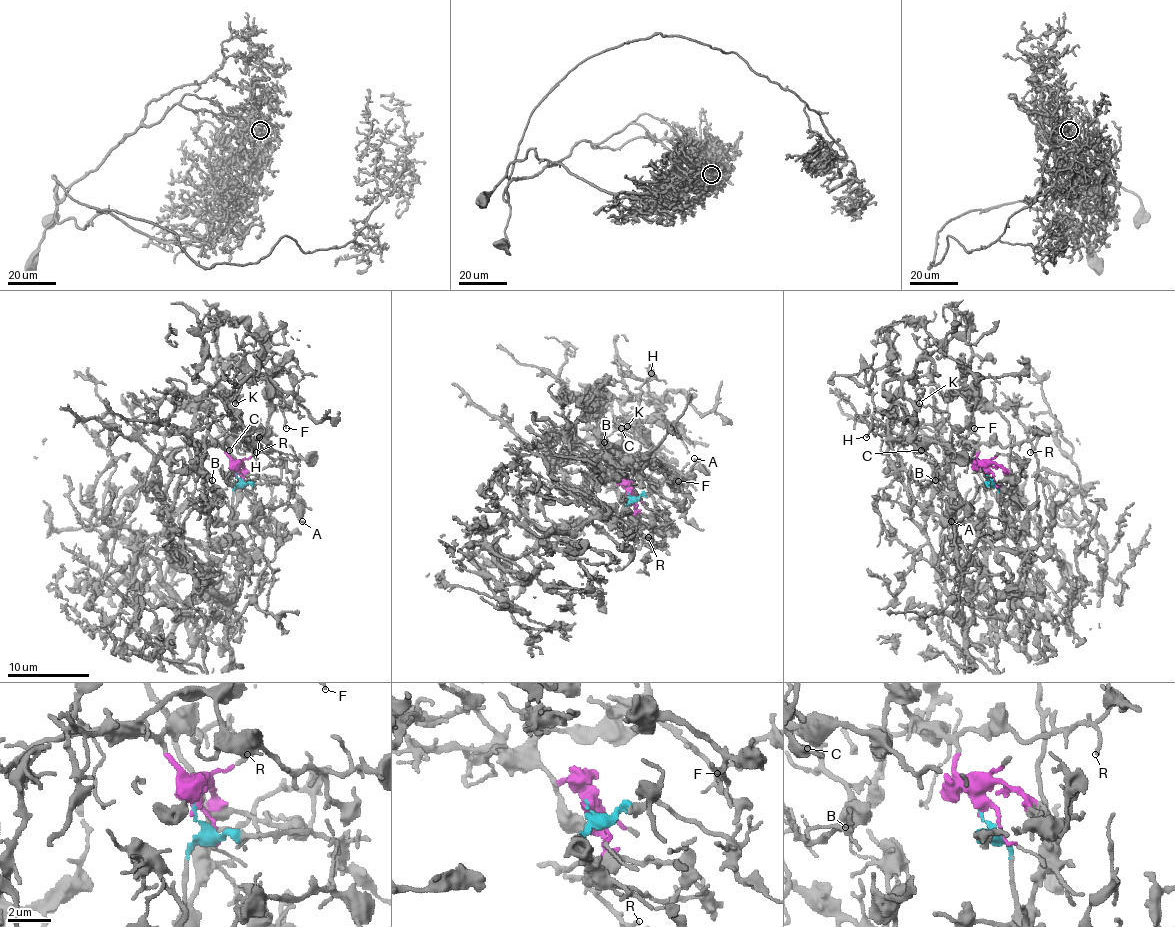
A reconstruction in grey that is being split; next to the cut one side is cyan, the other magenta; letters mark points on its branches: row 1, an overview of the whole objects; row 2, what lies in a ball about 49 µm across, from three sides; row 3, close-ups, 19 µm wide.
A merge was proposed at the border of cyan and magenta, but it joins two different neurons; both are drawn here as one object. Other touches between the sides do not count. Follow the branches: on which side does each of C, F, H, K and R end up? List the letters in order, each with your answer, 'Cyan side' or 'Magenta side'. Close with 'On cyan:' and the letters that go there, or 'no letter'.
C: Magenta side
F: Magenta side
H: Magenta side
K: Magenta side
R: Magenta side
On cyan: no letter

